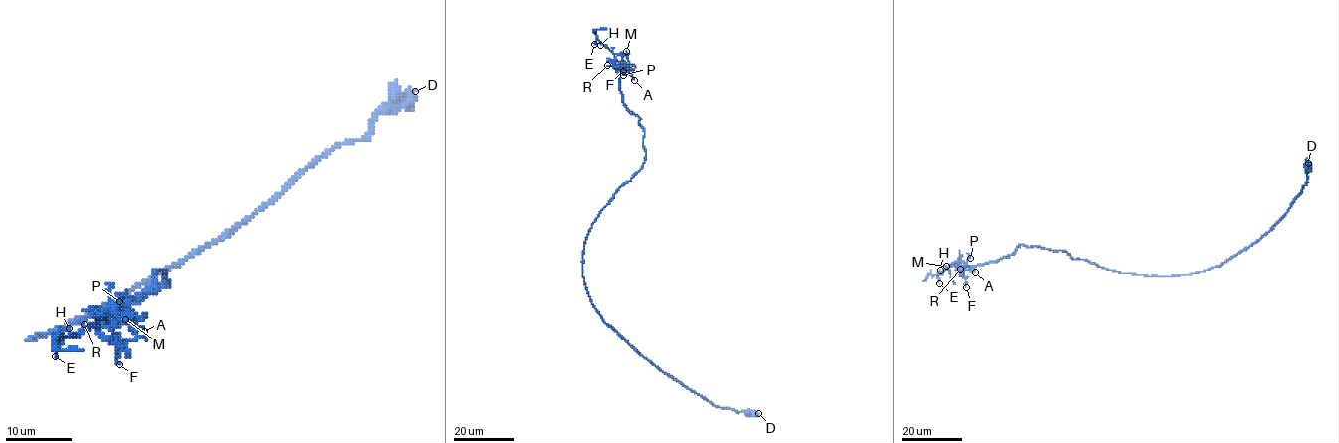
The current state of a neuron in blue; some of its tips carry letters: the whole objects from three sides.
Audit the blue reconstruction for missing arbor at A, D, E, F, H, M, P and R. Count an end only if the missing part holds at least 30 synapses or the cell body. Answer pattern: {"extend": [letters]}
{"extend": []}

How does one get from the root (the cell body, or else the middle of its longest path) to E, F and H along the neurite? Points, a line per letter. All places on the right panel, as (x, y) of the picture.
E: (1145, 276), (1101, 268), (1063, 251), (1020, 244), (997, 261), (953, 264), (935, 274), (939, 283)
F: (1145, 276), (1101, 268), (1063, 251), (1020, 244), (997, 261), (964, 266), (966, 287)
H: (1145, 276), (1022, 244), (997, 261), (953, 264), (940, 270)

